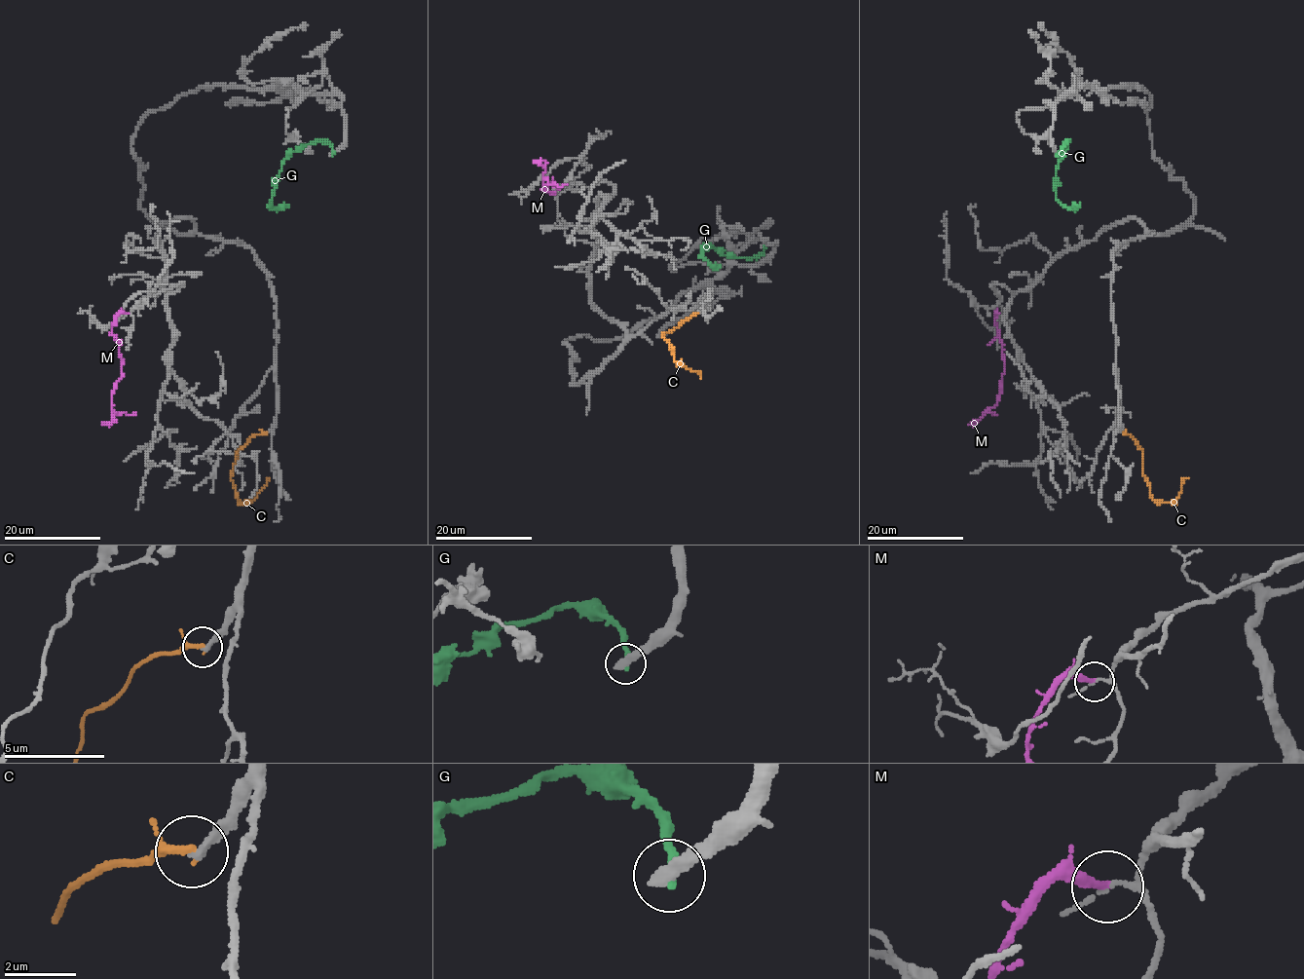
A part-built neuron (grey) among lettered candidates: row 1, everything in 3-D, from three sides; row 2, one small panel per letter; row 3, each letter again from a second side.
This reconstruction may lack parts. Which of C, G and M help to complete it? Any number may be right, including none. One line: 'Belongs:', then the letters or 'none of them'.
Belongs: none of them

